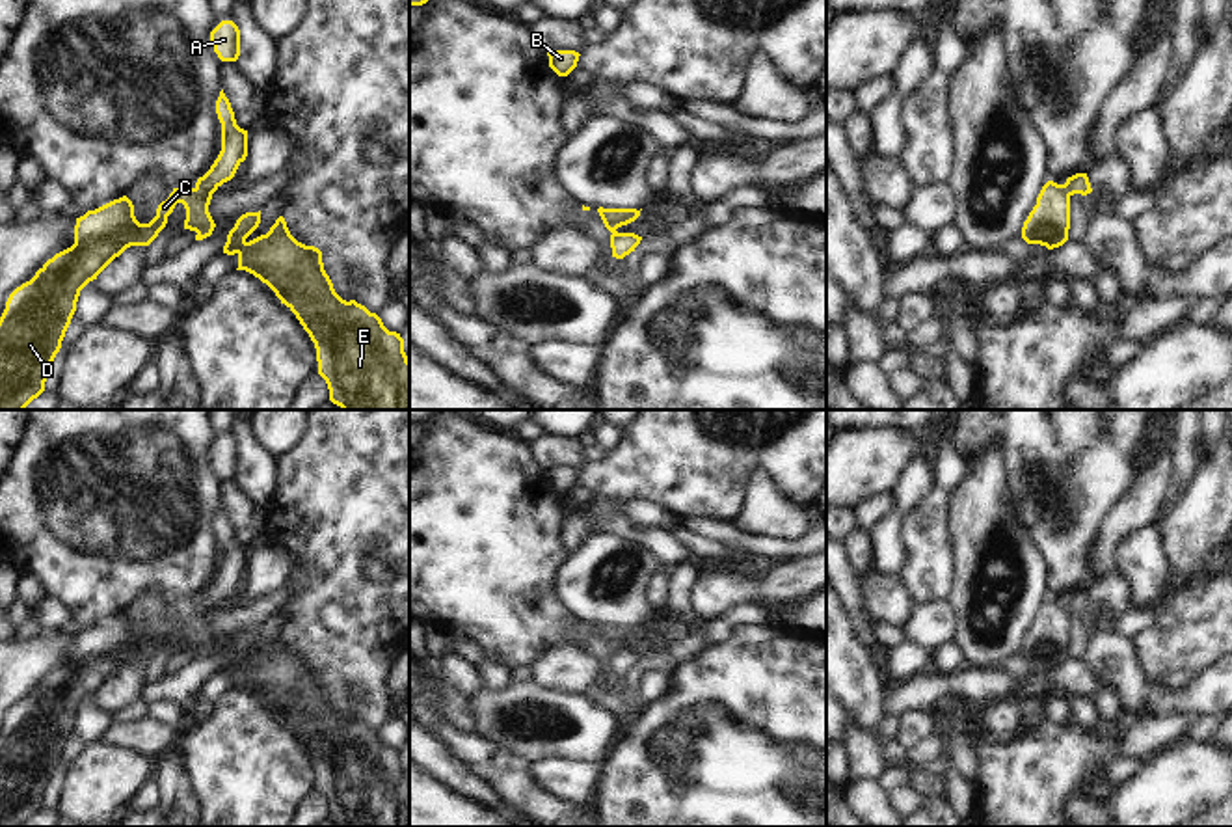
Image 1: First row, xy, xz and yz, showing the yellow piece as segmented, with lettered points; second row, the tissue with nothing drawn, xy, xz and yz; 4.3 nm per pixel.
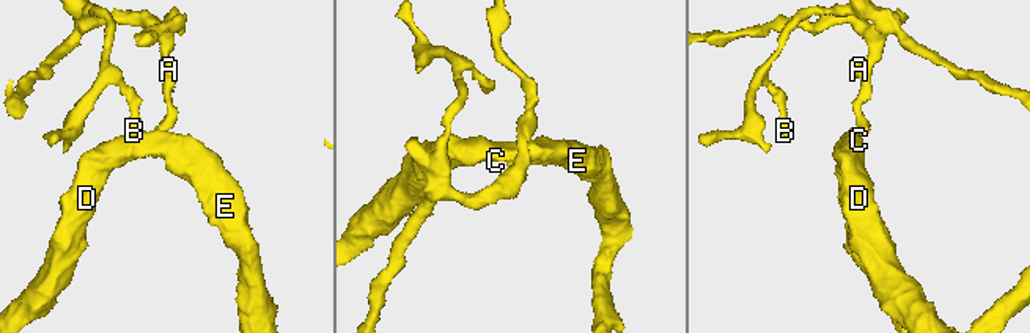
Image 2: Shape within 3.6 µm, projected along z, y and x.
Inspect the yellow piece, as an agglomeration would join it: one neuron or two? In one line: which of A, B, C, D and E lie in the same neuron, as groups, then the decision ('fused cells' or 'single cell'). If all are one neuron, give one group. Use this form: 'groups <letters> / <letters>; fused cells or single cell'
groups A B / C D E; fused cells

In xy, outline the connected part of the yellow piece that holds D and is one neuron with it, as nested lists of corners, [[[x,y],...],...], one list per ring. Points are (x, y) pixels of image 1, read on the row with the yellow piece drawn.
[[[173,188],[149,224],[134,216],[132,201],[123,196],[76,218],[74,244],[48,259],[35,276],[17,287],[0,317],[0,410],[24,410],[45,391],[45,382],[61,341],[76,311],[80,291],[130,246],[149,246],[166,227],[177,203],[186,209],[184,229],[195,231],[195,240],[212,235],[216,224],[208,212],[212,194],[197,188]]]

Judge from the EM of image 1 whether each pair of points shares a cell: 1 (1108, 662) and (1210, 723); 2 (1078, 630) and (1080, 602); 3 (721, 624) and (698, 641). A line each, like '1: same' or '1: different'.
1: different
2: same
3: different

